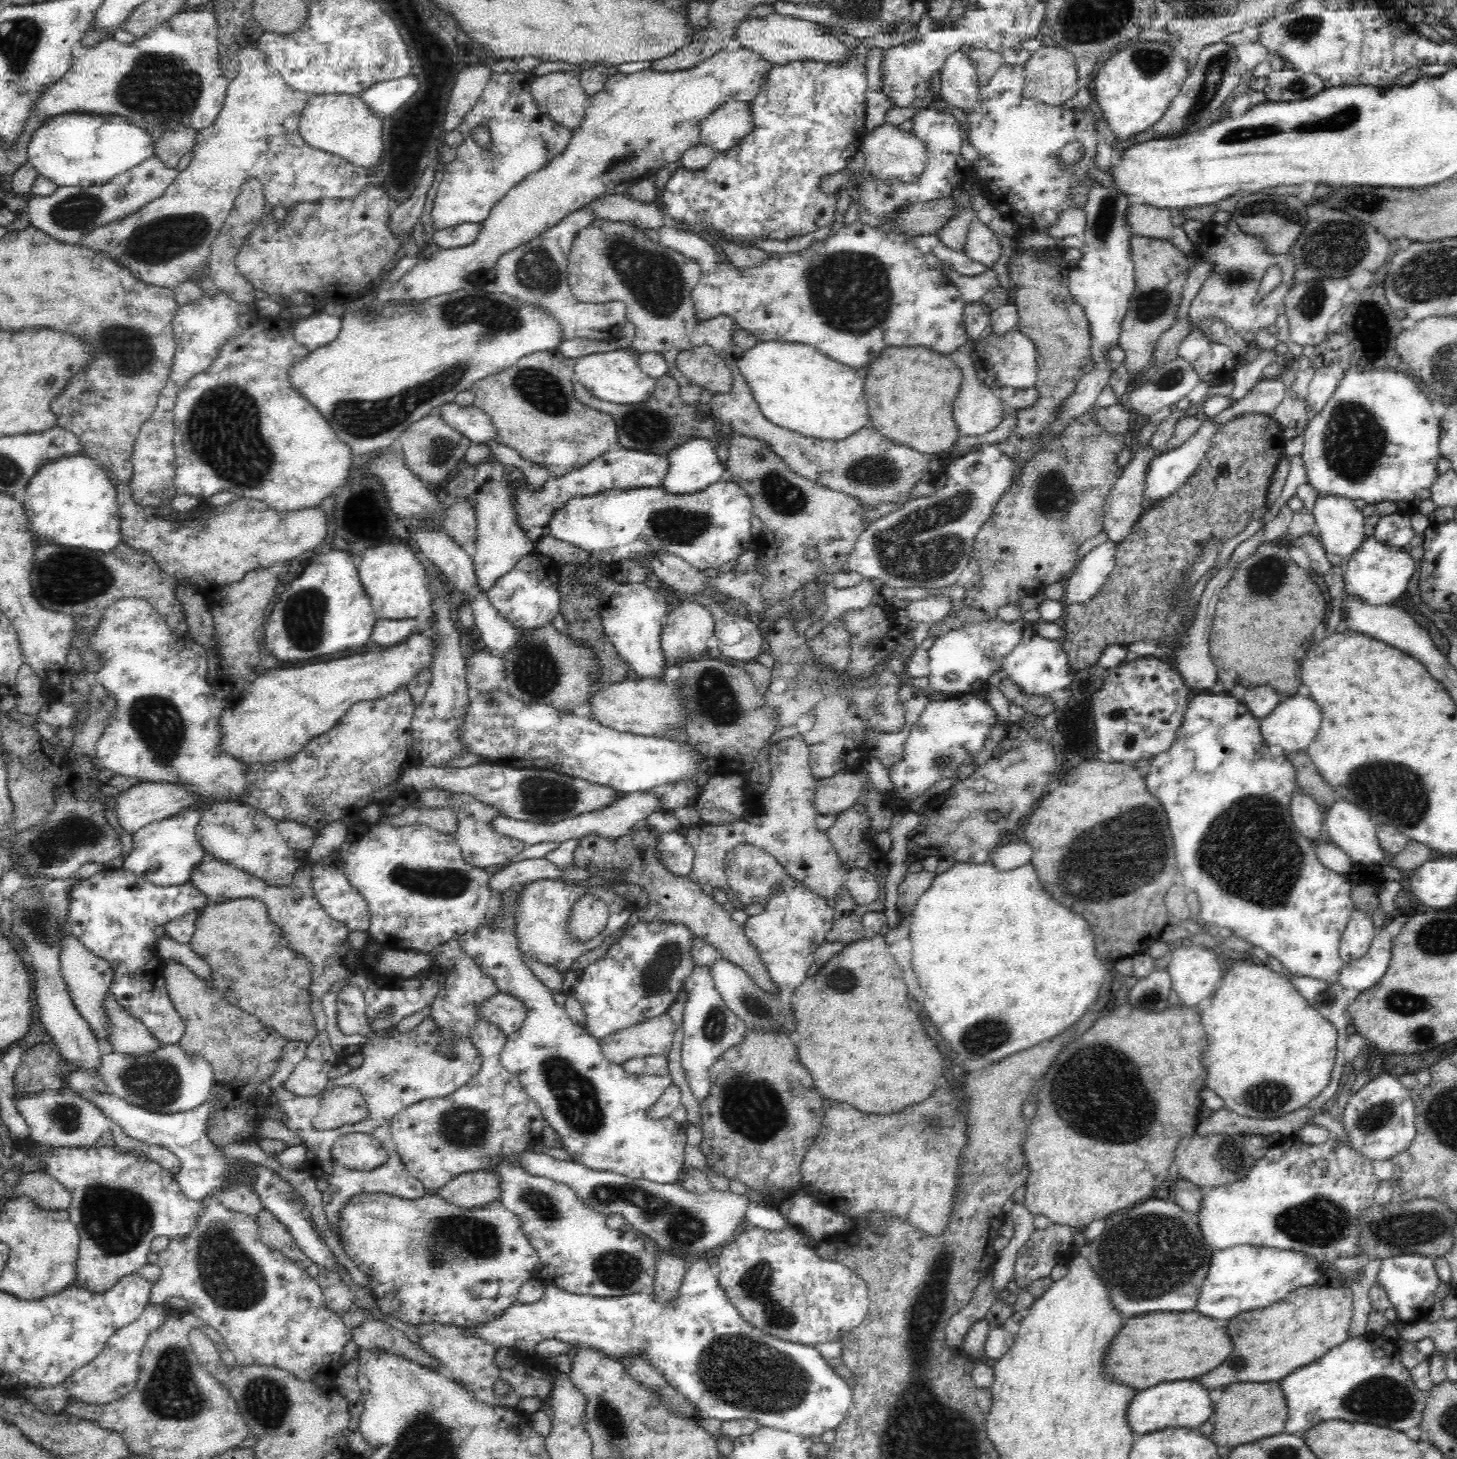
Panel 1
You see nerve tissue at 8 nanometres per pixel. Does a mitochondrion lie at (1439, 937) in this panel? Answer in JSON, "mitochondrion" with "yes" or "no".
{"mitochondrion":"yes"}

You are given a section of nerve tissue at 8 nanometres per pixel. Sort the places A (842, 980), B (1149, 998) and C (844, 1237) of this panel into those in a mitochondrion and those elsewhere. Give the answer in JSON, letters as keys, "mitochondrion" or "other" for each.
{"A":"mitochondrion","B":"mitochondrion","C":"other"}

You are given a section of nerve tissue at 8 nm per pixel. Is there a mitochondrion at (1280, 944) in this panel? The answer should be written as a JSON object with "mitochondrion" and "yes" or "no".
{"mitochondrion":"no"}

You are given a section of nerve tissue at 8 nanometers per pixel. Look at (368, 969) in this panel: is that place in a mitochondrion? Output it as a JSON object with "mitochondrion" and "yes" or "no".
{"mitochondrion":"no"}

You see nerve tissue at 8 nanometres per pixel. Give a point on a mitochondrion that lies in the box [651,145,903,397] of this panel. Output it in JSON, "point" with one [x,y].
{"point":[850,291]}

